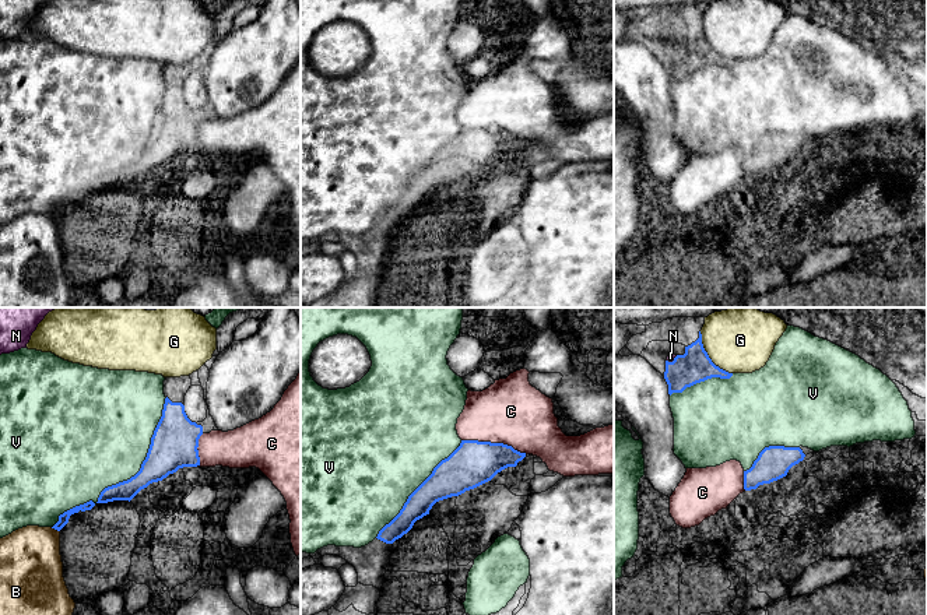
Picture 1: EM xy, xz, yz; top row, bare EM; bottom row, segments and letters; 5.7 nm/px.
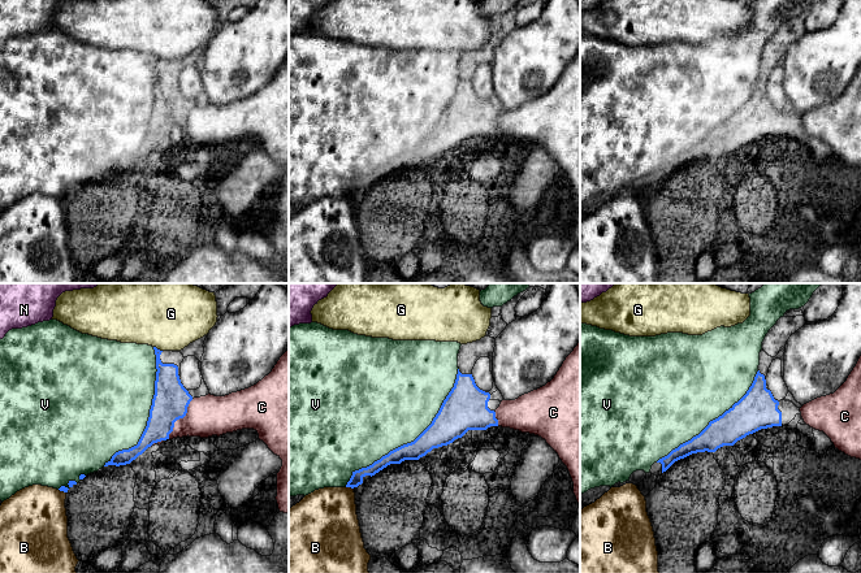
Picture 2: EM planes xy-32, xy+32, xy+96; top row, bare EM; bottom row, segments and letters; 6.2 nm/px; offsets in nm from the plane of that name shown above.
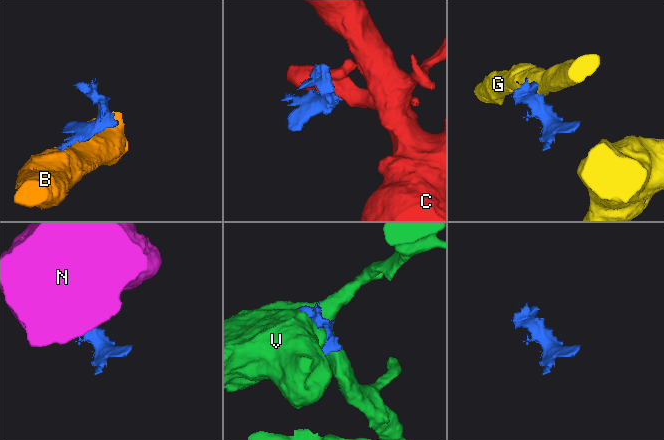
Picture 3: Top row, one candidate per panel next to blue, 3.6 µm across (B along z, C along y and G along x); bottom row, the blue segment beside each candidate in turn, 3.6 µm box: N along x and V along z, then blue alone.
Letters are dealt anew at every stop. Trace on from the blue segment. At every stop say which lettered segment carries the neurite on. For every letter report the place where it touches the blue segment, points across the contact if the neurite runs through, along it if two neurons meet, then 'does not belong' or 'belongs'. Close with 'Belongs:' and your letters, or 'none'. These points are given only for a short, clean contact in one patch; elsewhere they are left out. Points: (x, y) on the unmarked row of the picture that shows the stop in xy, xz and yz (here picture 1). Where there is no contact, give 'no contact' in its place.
B: xy (55, 215) | along xy (51, 214), (59, 218) | does not belong
C: xz (494, 130) | does not belong
G: yz (708, 44) | does not belong
N: yz (673, 48) | does not belong
V: xy (127, 167) | belongs
Belongs: V

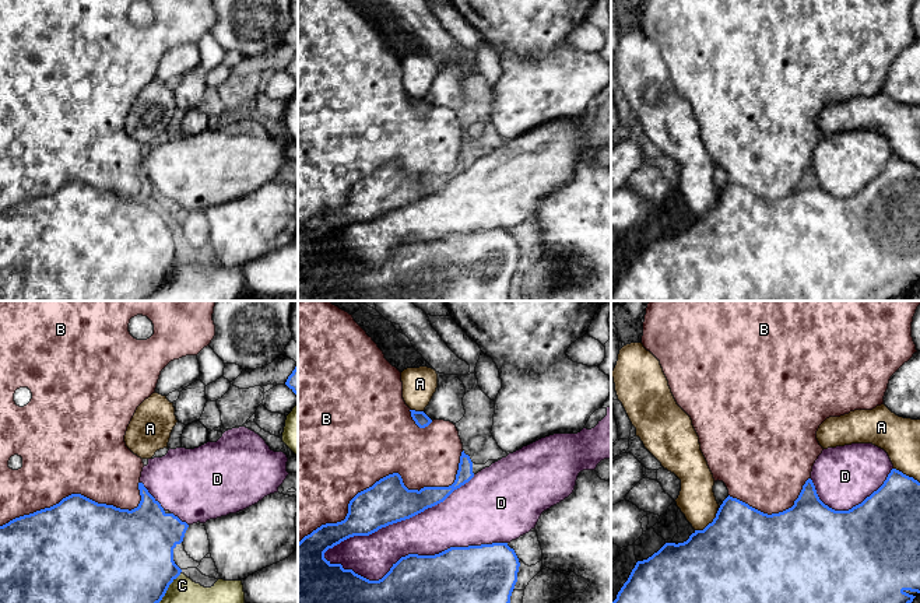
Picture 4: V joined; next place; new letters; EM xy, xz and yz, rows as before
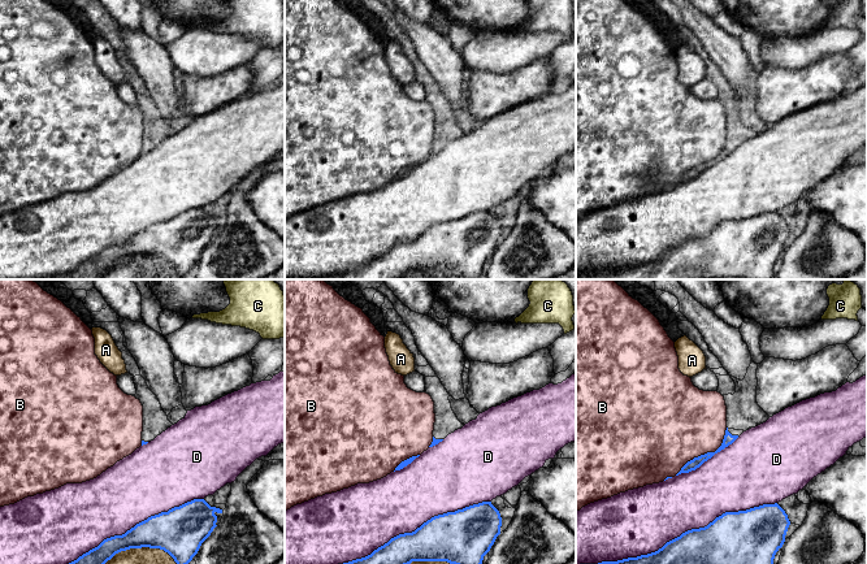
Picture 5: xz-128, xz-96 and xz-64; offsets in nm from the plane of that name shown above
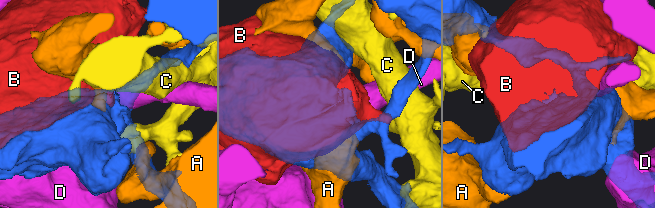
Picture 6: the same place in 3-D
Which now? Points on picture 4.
A: yz (709, 210) | does not belong
B: xz (389, 161) | does not belong
C: xy (162, 283) | does not belong
D: xz (414, 241) | does not belong
Belongs: none

